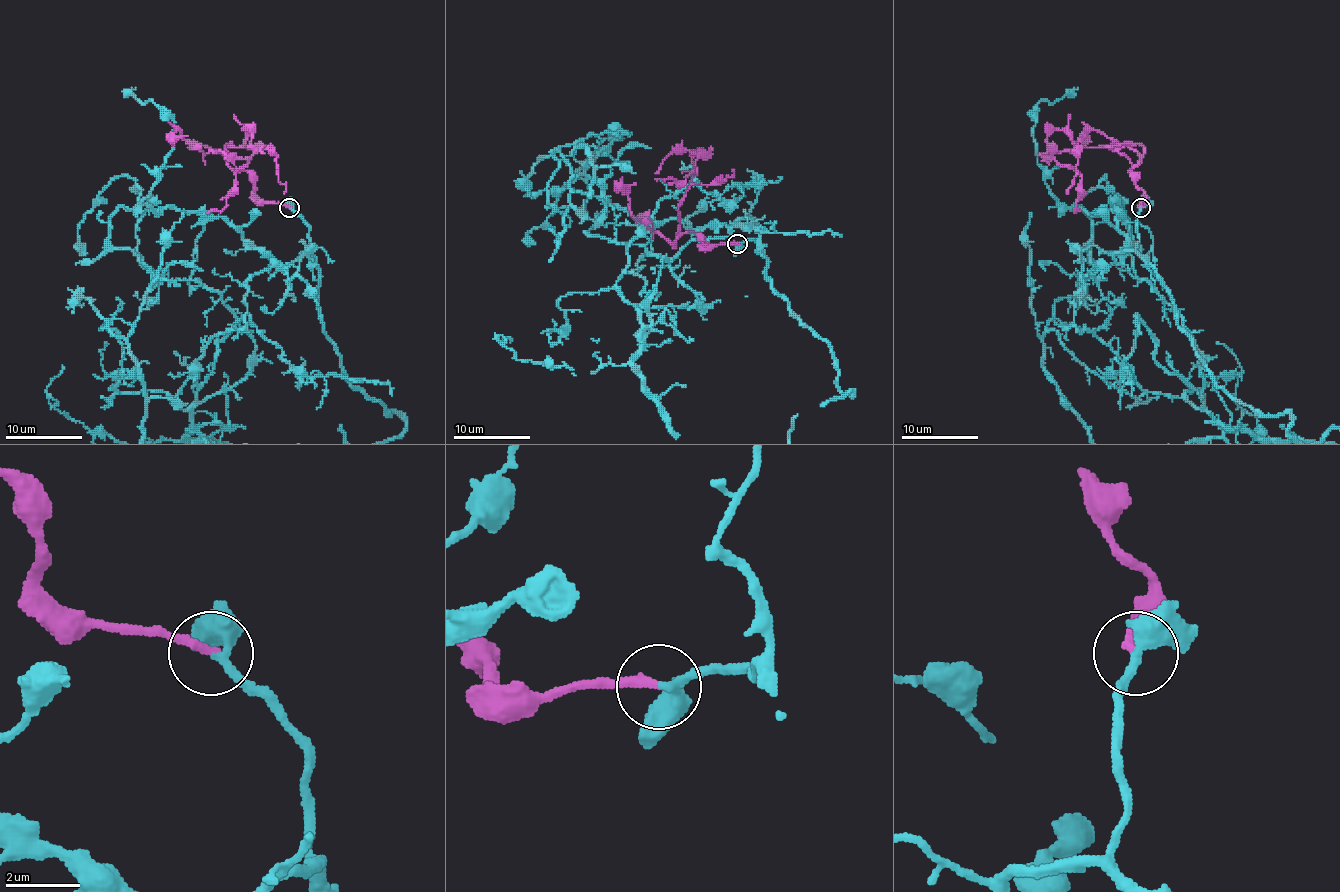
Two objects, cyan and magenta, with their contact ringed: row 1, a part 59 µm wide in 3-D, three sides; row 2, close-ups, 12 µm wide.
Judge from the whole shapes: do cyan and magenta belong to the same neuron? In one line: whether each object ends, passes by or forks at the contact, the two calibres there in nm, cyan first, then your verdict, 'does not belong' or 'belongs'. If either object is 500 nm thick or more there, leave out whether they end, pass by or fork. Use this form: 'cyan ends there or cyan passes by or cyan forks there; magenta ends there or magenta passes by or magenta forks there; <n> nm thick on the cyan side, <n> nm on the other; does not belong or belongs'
cyan passes by; magenta ends there; 280 nm thick on the cyan side, 240 nm on the other; belongs

